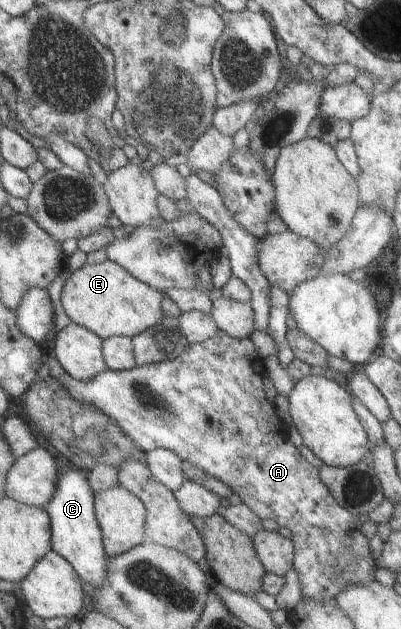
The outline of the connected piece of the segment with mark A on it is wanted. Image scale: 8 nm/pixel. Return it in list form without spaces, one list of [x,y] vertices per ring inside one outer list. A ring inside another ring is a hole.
[[[216,331],[210,335],[206,340],[198,341],[195,343],[188,343],[186,348],[177,356],[171,359],[163,360],[162,362],[153,362],[145,365],[135,365],[132,368],[124,370],[110,370],[106,369],[104,372],[98,373],[91,379],[79,381],[72,378],[60,365],[59,362],[48,353],[44,352],[41,358],[50,369],[49,377],[54,377],[62,386],[67,390],[67,393],[73,398],[78,399],[80,402],[91,404],[97,409],[100,409],[111,421],[114,421],[118,428],[128,437],[135,445],[142,451],[146,452],[150,449],[166,449],[175,452],[183,462],[190,463],[197,466],[203,473],[217,478],[230,487],[232,493],[237,494],[240,500],[252,511],[257,514],[261,519],[272,518],[278,526],[285,526],[292,533],[289,538],[293,544],[293,557],[292,568],[298,573],[298,580],[301,586],[301,598],[309,599],[322,599],[328,601],[335,599],[342,588],[358,584],[358,582],[370,582],[374,580],[374,558],[370,556],[370,548],[368,548],[368,538],[365,538],[362,530],[360,531],[360,522],[358,515],[352,514],[350,510],[339,506],[330,496],[330,492],[320,482],[318,478],[318,471],[315,466],[308,463],[300,456],[294,444],[290,442],[287,435],[284,435],[284,426],[280,424],[280,419],[275,414],[273,404],[269,403],[263,395],[261,395],[260,382],[264,376],[263,361],[258,358],[252,341],[248,337],[234,338],[224,334],[222,331]]]

